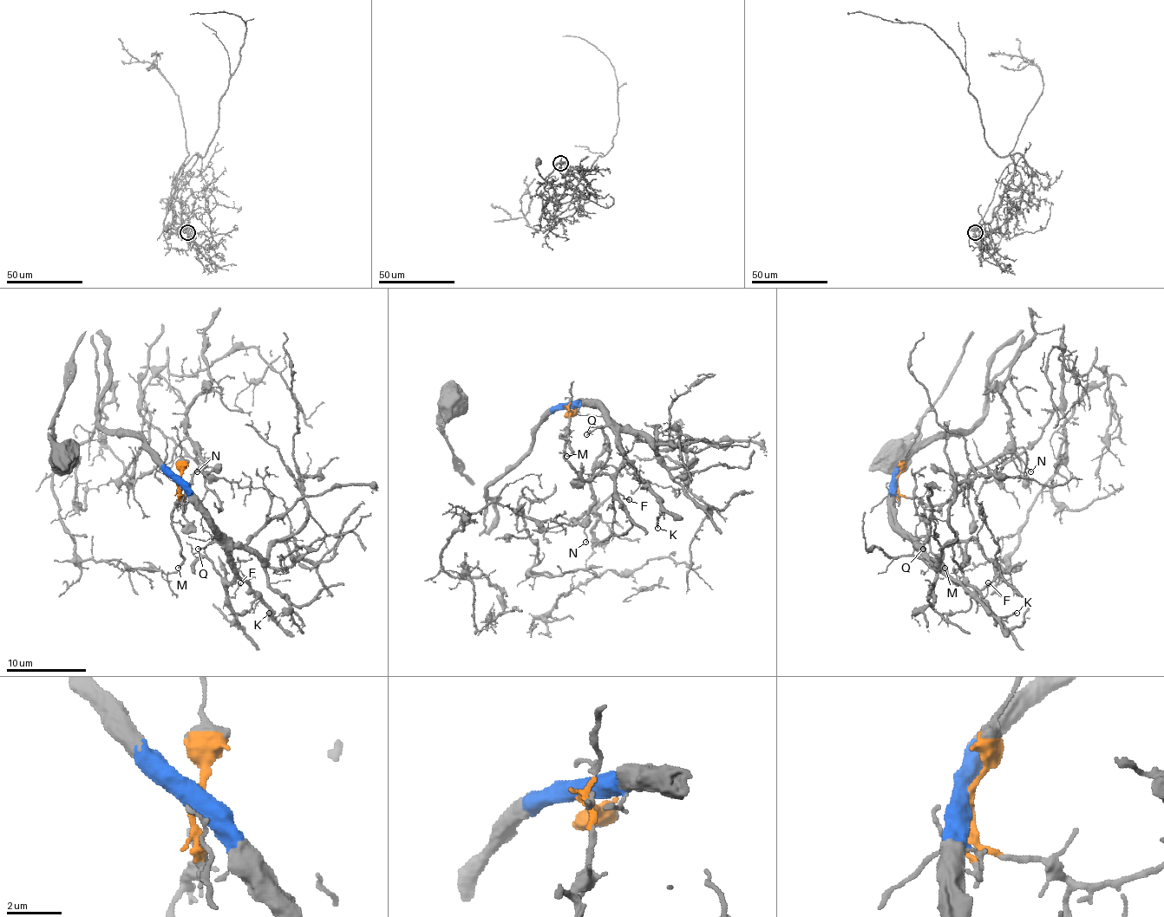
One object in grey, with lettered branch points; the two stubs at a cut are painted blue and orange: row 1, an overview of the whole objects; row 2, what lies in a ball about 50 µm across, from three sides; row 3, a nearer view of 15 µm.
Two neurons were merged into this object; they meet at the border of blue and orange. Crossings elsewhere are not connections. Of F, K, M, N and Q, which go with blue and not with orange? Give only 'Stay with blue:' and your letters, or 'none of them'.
Stay with blue: F, K, Q

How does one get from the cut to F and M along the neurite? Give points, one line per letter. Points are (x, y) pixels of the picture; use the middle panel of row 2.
F: (566, 408), (596, 406), (602, 412), (622, 454), (616, 491), (628, 500)
M: (566, 408), (568, 428), (560, 437), (570, 442), (572, 451), (566, 457)

